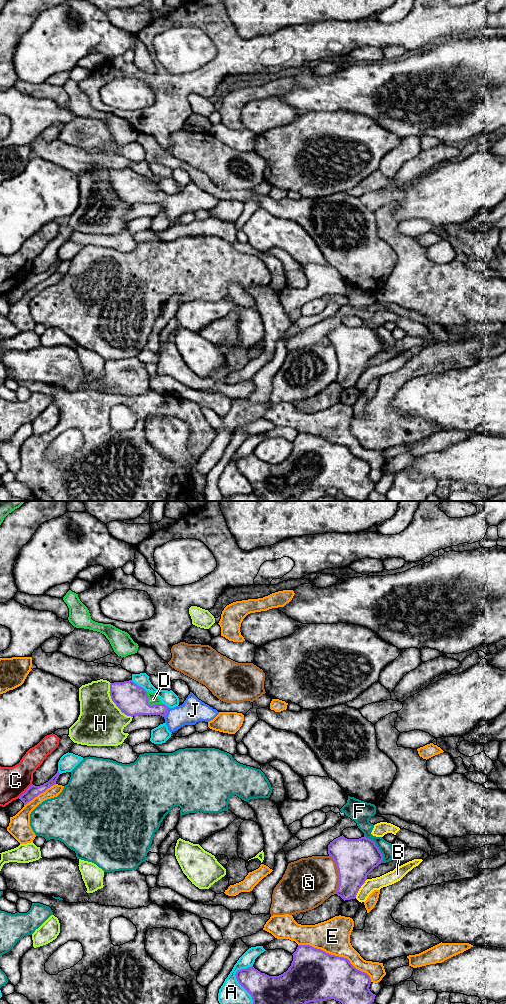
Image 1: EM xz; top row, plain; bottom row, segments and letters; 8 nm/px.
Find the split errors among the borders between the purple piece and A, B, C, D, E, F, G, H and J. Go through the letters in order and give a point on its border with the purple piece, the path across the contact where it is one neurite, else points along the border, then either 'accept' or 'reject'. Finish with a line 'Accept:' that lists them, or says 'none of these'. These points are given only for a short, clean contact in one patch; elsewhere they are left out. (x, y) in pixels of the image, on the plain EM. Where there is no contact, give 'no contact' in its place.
A: meets purple in xz at (237, 468); reject
B: meets purple in xz at (360, 375); reject
C: meets purple in xz at (26, 279); reject
D: meets purple in xz at (148, 192); reject
E: meets purple in xz at (336, 444); reject
F: meets purple in xz at (377, 335); reject
G: meets purple in xz at (338, 362); reject
H: meets purple in xz at (114, 190); reject
J: meets purple in xz at (166, 201); runs through xz (137, 190), (145, 197), (166, 201), (189, 201), (193, 198); accept
Accept: J

